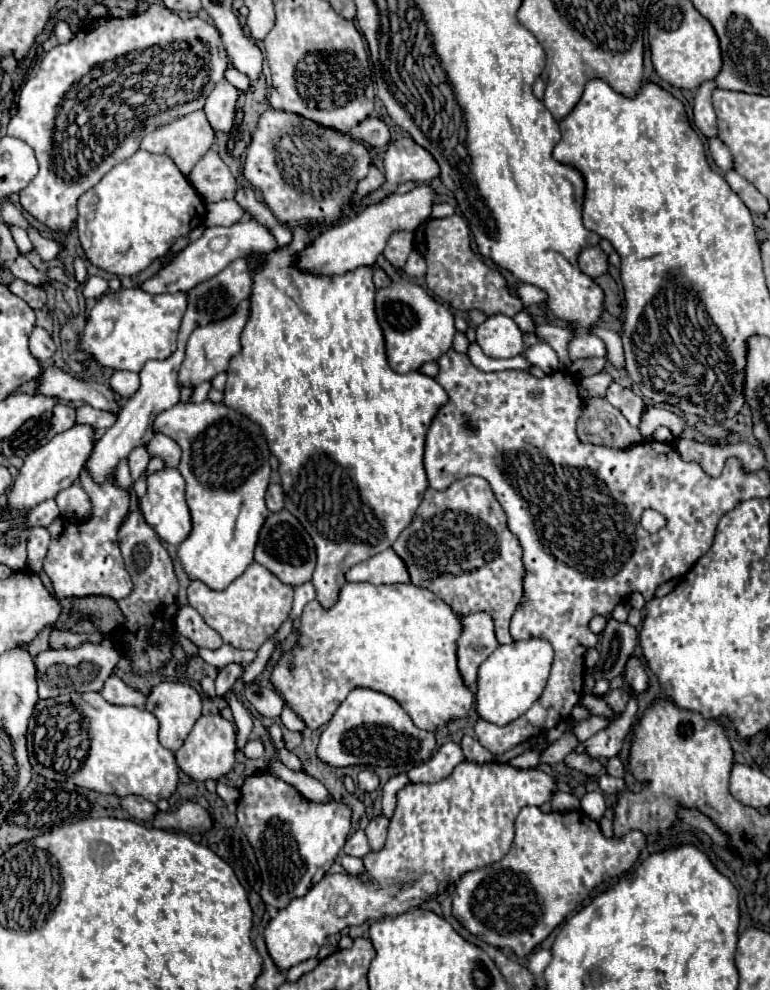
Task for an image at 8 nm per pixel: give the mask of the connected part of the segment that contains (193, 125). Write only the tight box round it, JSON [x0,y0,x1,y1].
[141,111,215,175]

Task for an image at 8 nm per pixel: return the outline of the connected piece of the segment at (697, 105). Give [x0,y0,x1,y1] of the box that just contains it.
[693,81,717,137]

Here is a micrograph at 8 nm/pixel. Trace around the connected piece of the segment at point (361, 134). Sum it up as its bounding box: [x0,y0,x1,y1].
[349,117,391,147]

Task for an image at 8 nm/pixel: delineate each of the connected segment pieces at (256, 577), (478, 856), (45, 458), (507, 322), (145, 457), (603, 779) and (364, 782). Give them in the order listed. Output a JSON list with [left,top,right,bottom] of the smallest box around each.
[[187,563,293,651],[265,761,579,973],[5,425,93,515],[477,315,523,359],[128,446,150,482],[599,773,625,793],[357,769,379,793]]

